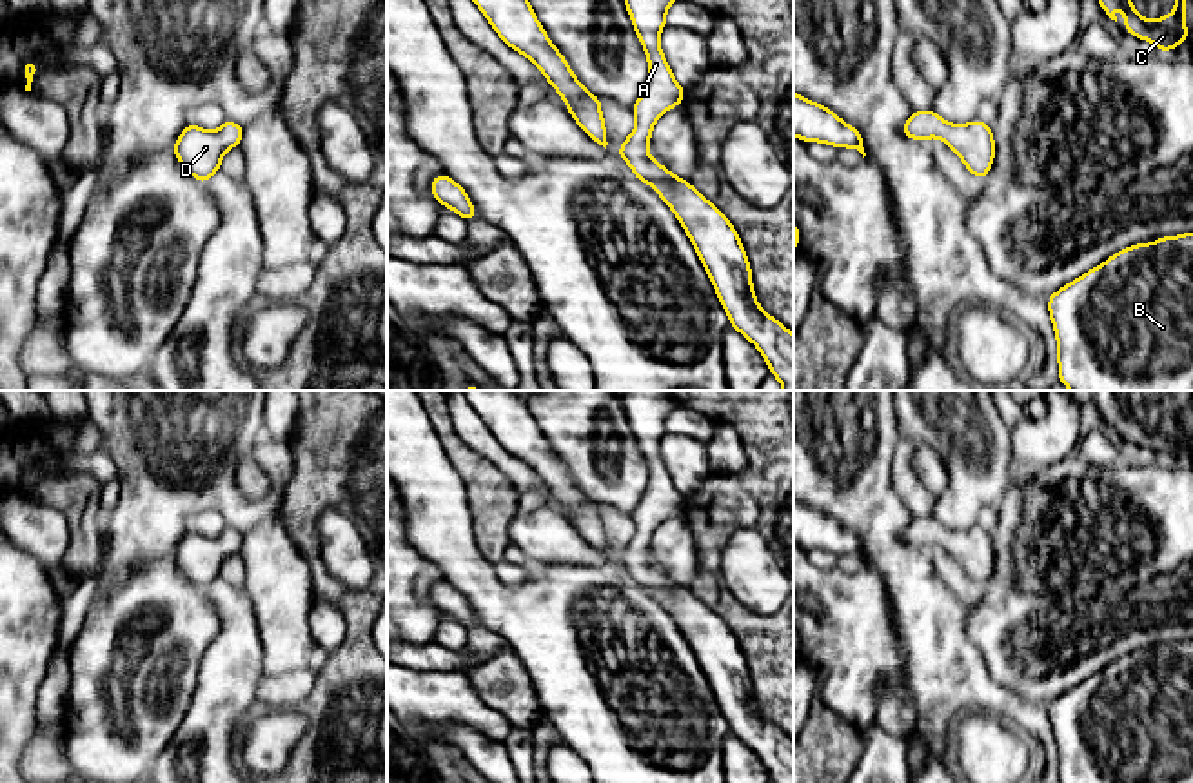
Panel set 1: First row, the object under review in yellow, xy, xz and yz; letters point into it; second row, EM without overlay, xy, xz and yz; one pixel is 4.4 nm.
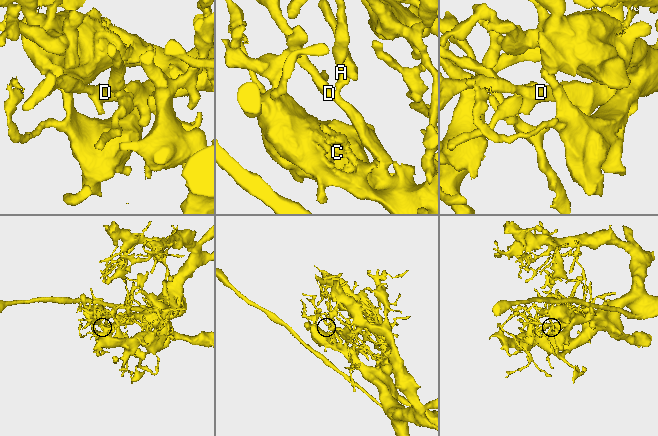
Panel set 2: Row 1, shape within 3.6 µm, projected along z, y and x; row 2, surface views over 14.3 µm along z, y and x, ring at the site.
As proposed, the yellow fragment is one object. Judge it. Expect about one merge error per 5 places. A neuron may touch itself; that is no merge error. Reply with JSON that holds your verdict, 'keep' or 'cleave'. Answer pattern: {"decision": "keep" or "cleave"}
{"decision": "keep"}

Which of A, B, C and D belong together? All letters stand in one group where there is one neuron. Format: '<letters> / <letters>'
A B C D

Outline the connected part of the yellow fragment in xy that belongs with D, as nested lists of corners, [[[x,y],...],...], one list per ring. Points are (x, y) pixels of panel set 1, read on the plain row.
[[[225,527],[218,538],[200,536],[191,529],[173,556],[182,574],[203,590],[220,578],[223,561],[238,554],[242,543],[243,532],[231,527]]]

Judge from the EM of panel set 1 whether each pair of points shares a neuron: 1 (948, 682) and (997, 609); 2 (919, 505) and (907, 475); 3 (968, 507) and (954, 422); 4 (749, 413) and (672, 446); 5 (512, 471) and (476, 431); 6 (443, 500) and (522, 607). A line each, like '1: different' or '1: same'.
1: different
2: same
3: same
4: different
5: same
6: same

